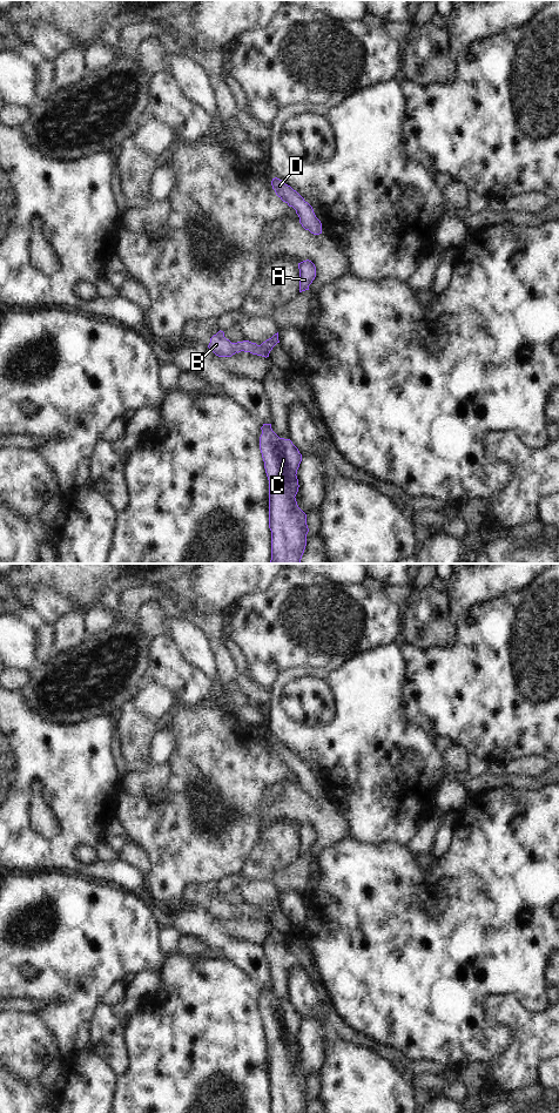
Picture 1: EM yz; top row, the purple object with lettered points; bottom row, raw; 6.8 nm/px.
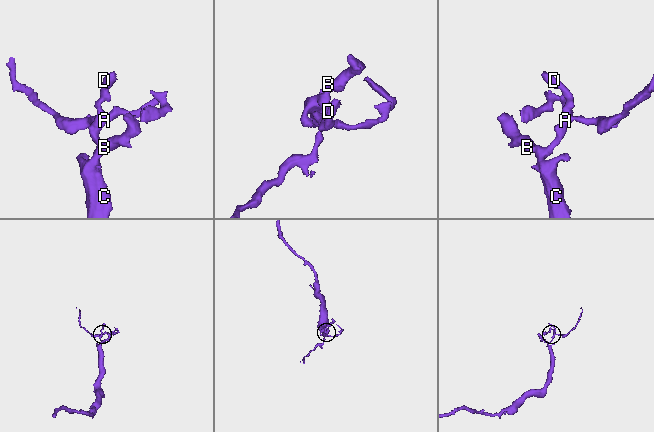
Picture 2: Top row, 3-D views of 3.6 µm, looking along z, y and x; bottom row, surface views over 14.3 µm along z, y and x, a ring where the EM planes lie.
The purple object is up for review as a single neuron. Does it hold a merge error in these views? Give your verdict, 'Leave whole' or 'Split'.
Leave whole.

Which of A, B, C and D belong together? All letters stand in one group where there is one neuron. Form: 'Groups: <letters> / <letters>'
Groups: A B C D.

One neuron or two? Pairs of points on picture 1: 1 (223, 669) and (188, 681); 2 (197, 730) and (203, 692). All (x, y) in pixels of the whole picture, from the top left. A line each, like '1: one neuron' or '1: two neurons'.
1: two neurons
2: two neurons

